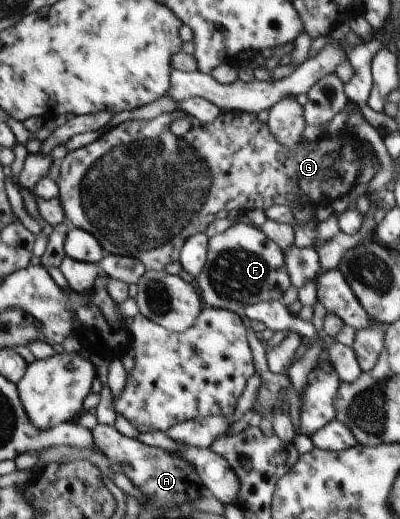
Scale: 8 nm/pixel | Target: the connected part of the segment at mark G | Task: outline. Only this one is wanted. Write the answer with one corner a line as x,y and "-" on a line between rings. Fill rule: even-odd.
181,109
174,110
161,115
151,120
138,119
125,121
117,127
112,128
109,132
84,147
74,151
69,151
67,156
62,160
60,178
56,182
60,190
59,198
62,202
62,207
67,220
72,222
74,227
86,230
92,234
101,244
105,252
112,255
121,255
126,257
137,257
144,265
146,270
165,271
167,266
180,260
180,252
185,244
185,241
197,233
205,233
207,226
216,218
215,214
221,210
237,210
246,212
261,208
266,211
273,205
287,205
292,209
300,205
311,205
313,208
320,206
331,206
337,198
349,194
351,188
357,184
356,179
360,169
362,168
362,158
366,154
360,139
354,138
353,135
347,132
340,132
338,135
322,135
316,141
299,142
296,149
288,149
283,146
271,132
269,125
259,121
256,114
248,112
221,111
220,115
213,122
203,124
196,118
189,116
188,121
191,128
184,134
183,138
179,138
171,132
171,123
174,119
182,119
187,116

